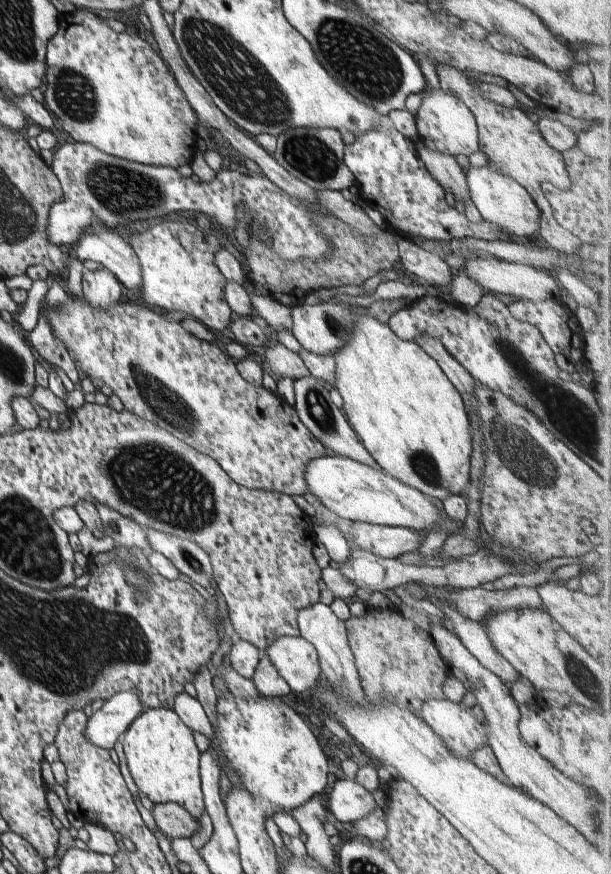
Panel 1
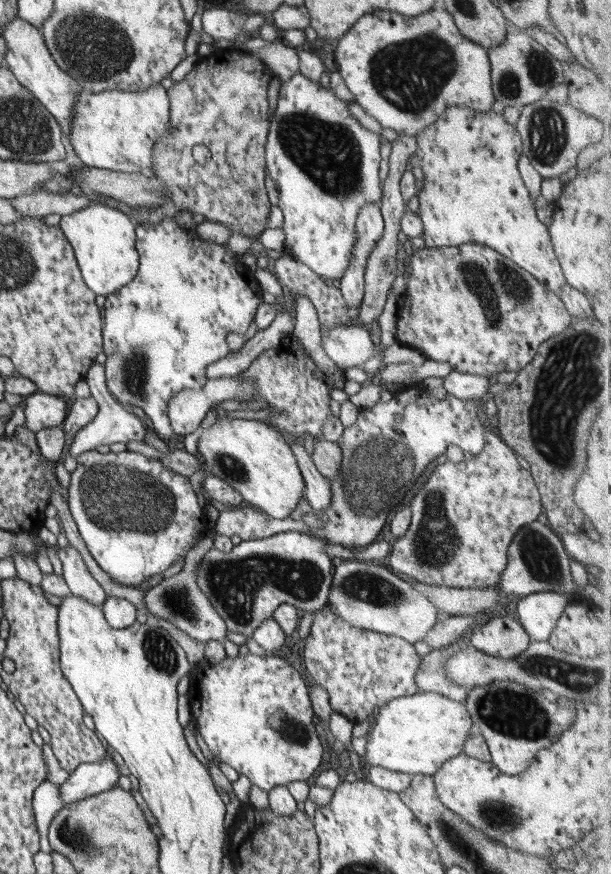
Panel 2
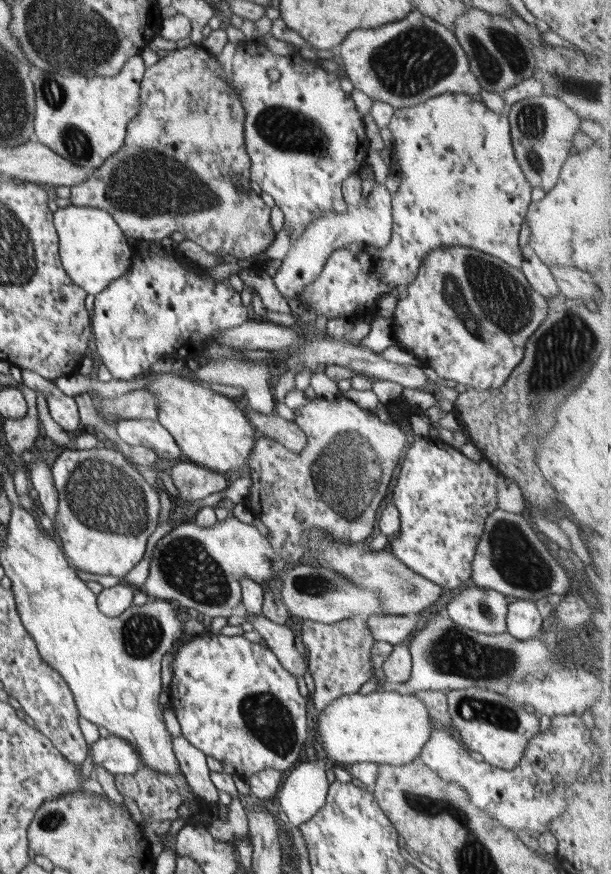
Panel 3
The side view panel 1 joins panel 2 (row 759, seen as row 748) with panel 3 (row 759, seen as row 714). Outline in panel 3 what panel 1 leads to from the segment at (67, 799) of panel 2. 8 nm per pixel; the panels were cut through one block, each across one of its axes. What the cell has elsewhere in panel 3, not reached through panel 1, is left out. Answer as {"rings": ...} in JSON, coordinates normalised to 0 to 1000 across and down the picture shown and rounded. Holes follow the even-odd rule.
{"rings":[[[180,840],[177,843],[164,843],[149,851],[146,862],[151,865],[152,874],[167,876],[180,886],[219,886],[229,876],[224,858],[209,847],[198,847],[195,842]]]}

